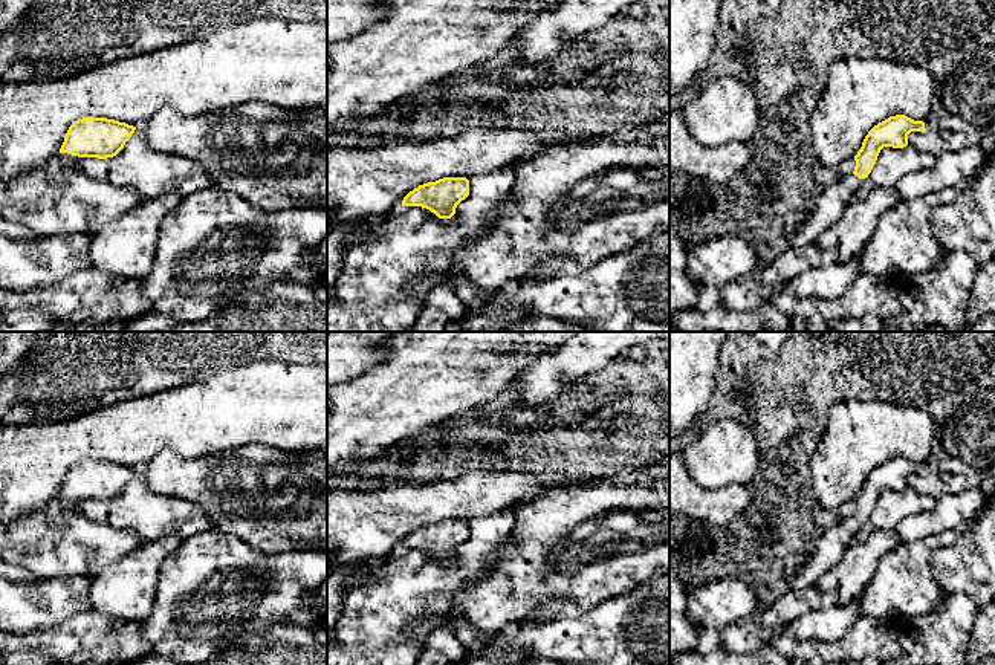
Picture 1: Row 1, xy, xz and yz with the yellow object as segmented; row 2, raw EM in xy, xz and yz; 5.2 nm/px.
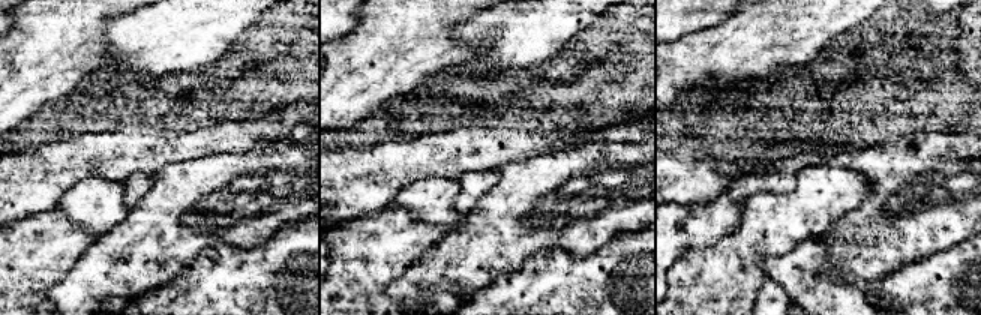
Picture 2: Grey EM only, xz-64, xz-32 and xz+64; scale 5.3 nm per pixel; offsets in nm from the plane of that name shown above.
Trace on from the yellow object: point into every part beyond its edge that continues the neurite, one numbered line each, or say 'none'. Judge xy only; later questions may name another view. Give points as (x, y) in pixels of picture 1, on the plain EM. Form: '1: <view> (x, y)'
1: xy (69, 503)

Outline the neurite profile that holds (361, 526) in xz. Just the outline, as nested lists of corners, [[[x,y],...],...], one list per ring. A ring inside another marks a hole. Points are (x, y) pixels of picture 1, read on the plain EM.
[[[472,471],[465,475],[425,482],[402,483],[373,492],[327,492],[327,561],[353,563],[381,560],[402,547],[404,540],[419,527],[443,520],[466,520],[480,514],[514,509],[527,500],[570,485],[546,485],[524,472]]]

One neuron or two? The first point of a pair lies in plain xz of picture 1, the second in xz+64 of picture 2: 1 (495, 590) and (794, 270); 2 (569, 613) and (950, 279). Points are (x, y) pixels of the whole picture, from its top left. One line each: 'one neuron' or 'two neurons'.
1: two neurons
2: one neuron

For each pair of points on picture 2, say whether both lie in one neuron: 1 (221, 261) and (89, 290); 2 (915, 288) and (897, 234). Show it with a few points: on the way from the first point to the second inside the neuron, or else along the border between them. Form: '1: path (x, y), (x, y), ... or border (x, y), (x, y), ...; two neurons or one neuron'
1: border (179, 270), (149, 290); two neurons
2: border (915, 260), (875, 279); two neurons

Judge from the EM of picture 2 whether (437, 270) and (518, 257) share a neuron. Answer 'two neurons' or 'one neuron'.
one neuron

